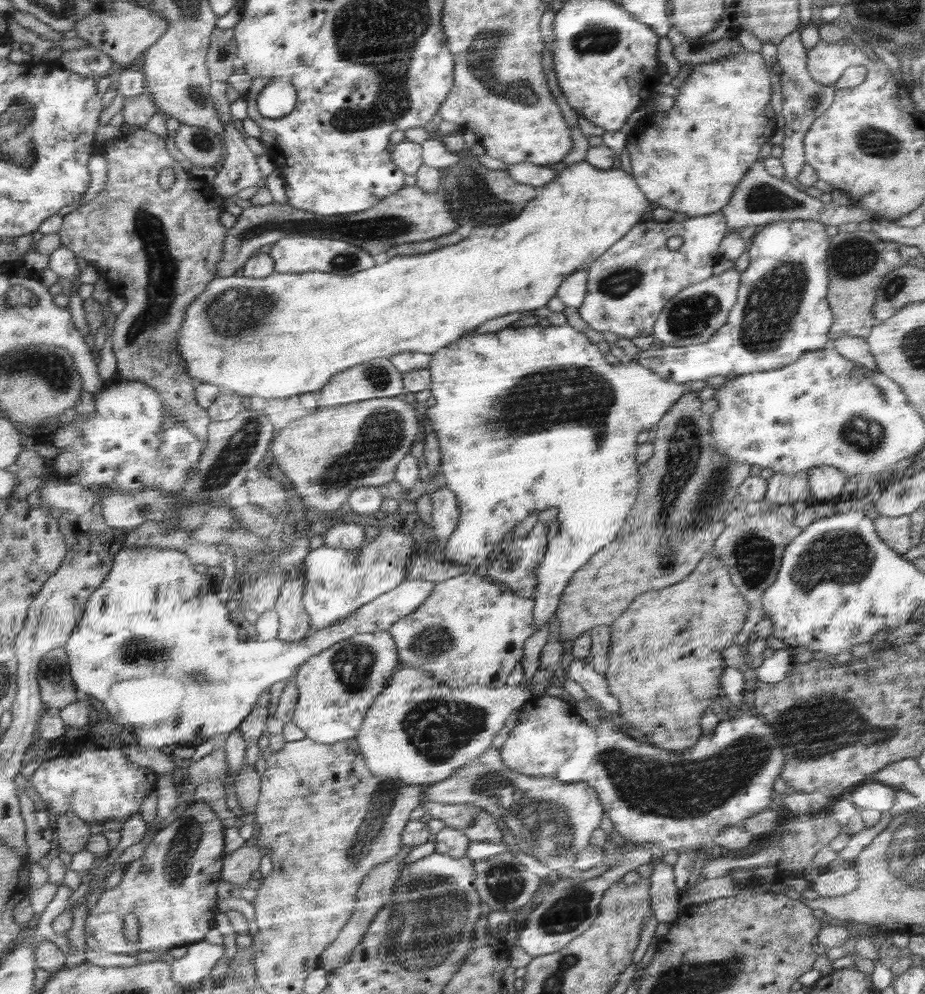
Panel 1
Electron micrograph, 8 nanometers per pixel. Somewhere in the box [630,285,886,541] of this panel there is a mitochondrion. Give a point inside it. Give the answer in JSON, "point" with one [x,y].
{"point":[689,318]}

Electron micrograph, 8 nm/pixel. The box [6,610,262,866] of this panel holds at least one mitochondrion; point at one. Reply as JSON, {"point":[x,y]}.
{"point":[138,650]}

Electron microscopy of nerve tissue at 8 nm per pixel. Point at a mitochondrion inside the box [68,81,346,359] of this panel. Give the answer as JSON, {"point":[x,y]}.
{"point":[254,320]}

